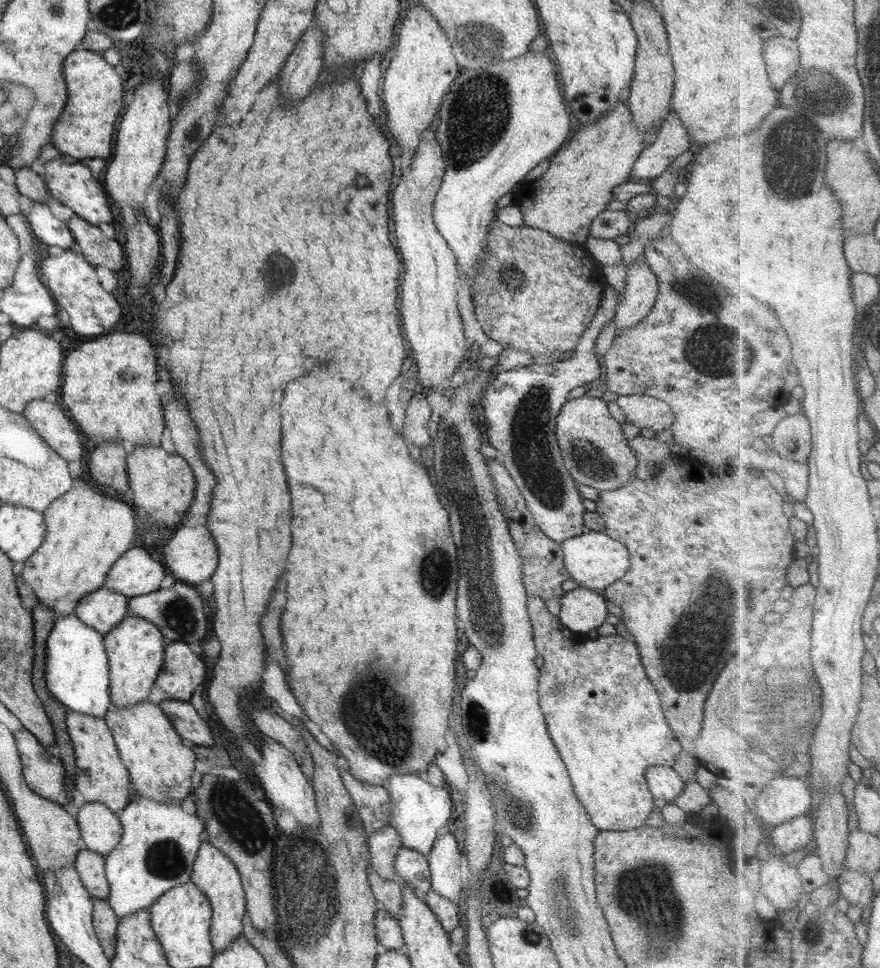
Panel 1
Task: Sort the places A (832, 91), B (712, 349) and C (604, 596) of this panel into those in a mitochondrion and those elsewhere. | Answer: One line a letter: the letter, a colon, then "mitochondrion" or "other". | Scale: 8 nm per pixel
A: mitochondrion
B: mitochondrion
C: other

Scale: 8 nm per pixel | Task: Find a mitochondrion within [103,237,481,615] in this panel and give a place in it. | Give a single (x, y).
(435, 570)

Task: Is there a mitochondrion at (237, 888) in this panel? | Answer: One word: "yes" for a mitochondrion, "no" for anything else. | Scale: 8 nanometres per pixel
no

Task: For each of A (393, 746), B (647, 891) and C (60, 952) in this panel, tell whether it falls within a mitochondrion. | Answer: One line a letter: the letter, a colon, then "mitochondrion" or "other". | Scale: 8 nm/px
A: mitochondrion
B: mitochondrion
C: other

